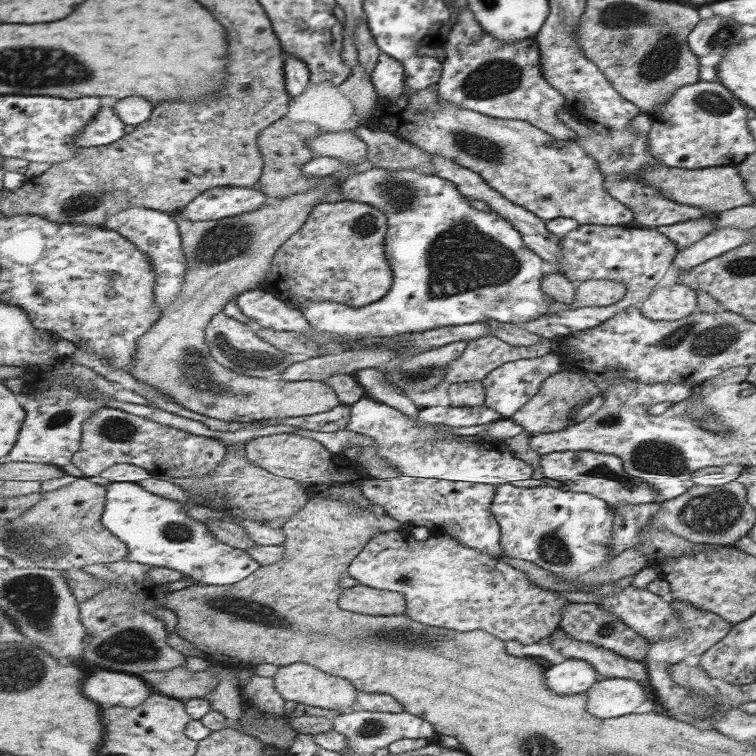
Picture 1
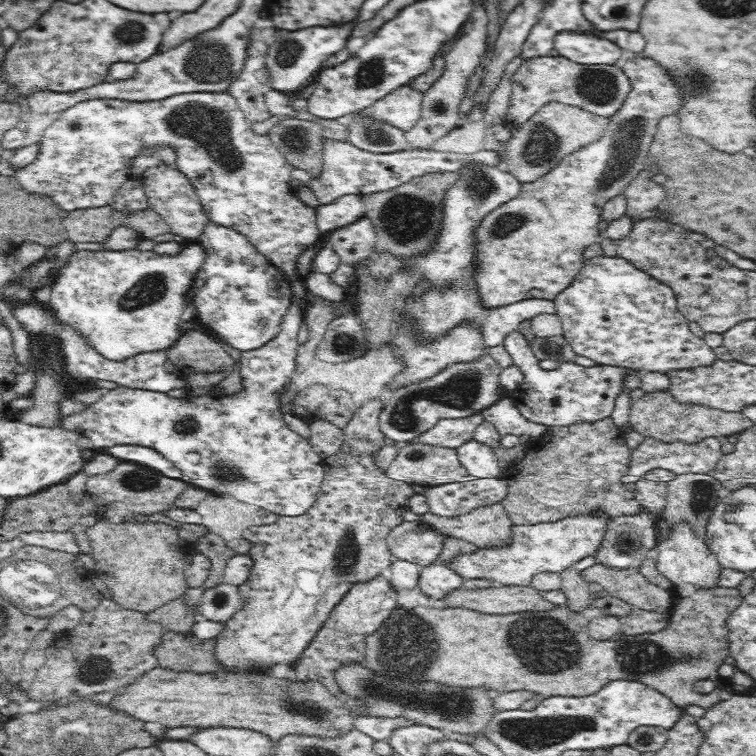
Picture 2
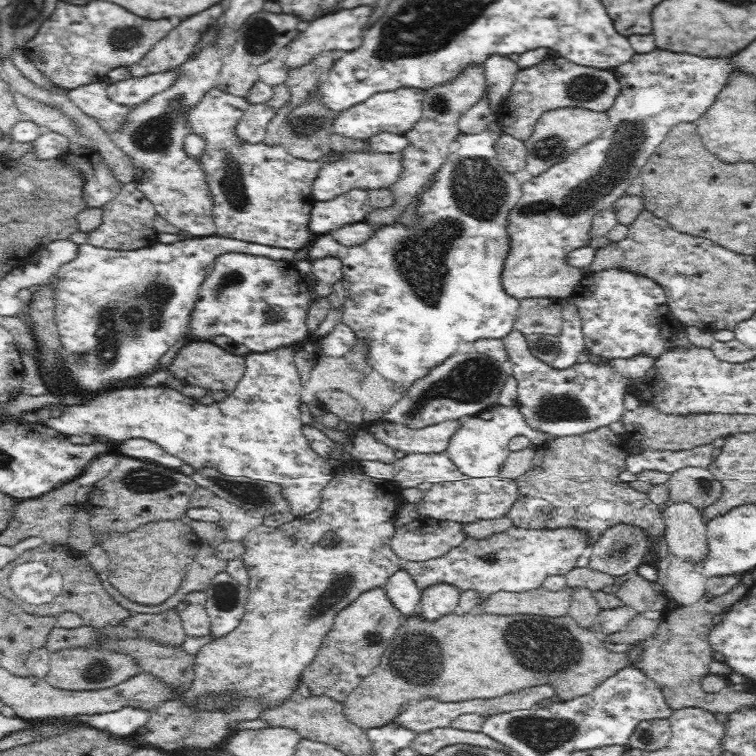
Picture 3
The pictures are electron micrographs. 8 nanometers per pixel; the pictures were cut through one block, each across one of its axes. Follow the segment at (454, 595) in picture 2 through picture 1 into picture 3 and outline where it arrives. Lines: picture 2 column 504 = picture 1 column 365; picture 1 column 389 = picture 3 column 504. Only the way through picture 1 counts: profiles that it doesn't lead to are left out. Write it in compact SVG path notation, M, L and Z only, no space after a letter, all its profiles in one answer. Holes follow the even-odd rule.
M540 587L524 592L498 591L480 604L488 614L533 614L554 618L568 615L570 601L569 588L552 592Z

